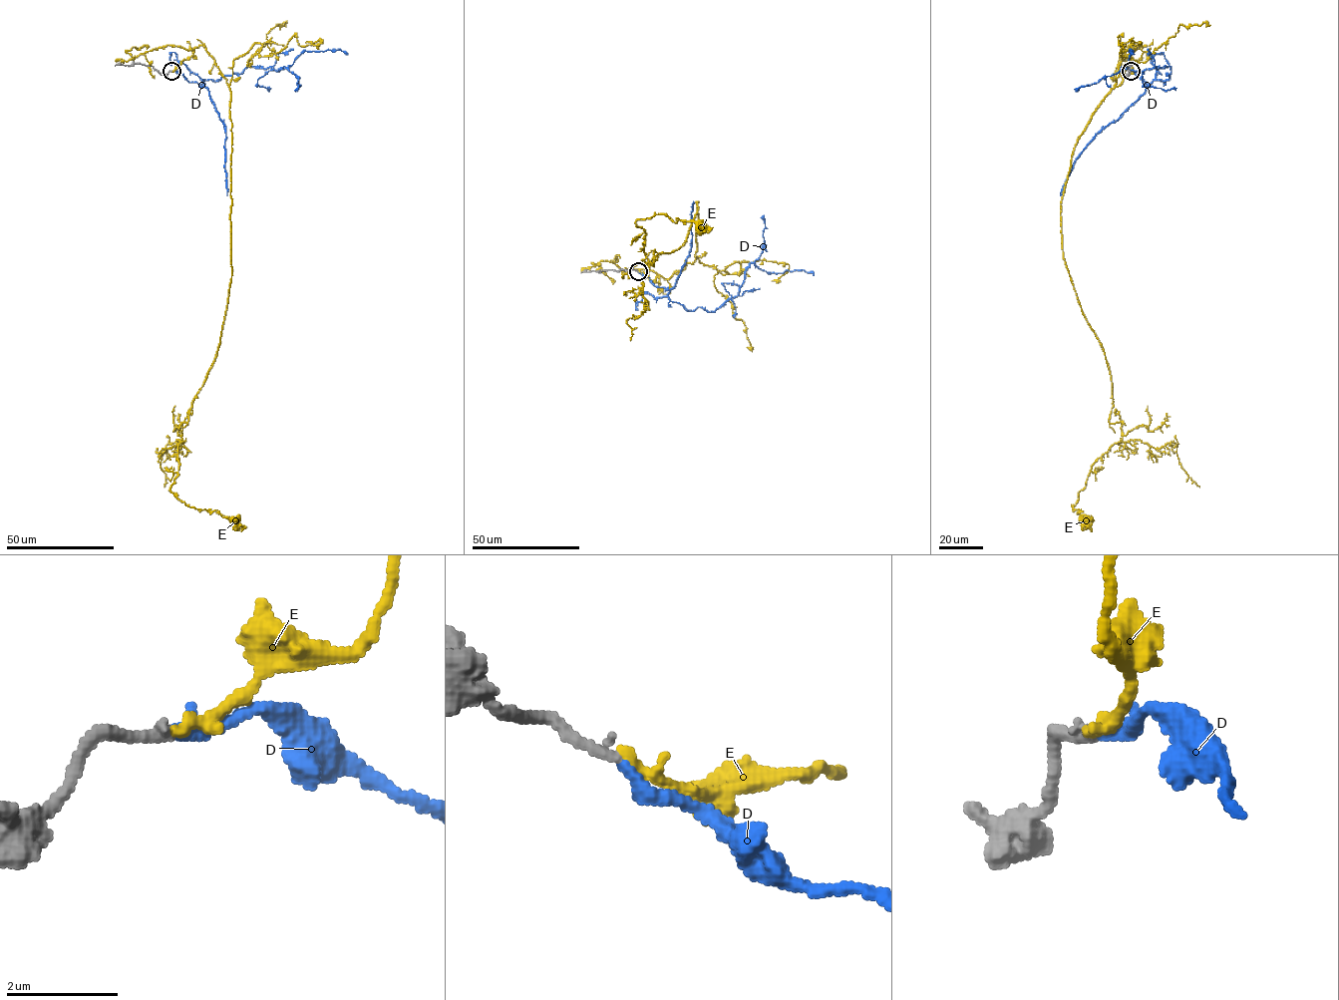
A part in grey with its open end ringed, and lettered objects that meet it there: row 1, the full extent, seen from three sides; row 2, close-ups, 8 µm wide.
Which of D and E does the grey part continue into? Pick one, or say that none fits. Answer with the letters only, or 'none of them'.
D

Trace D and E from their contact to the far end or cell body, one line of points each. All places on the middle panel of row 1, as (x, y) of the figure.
D: (638, 271), (687, 311), (708, 312), (738, 294), (751, 263), (767, 272), (813, 275)
E: (638, 271), (659, 283), (692, 263), (698, 201), (686, 241), (645, 263), (637, 219), (700, 226)

